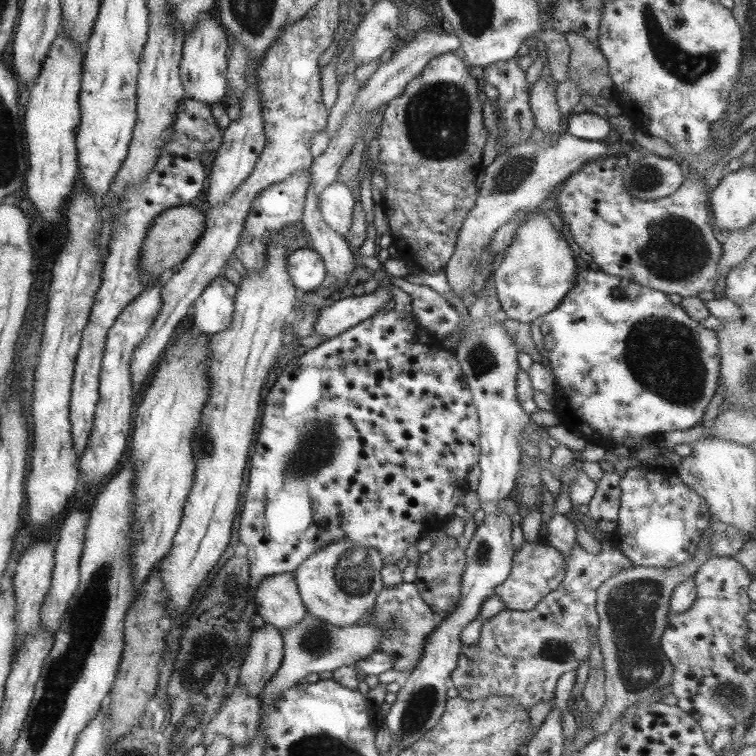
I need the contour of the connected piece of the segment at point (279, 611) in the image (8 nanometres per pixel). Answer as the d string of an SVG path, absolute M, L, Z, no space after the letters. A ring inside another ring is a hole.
M281 572L263 578L253 590L253 598L256 614L279 631L299 622L306 612L293 573Z

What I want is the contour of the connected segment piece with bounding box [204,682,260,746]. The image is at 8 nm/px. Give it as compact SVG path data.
M238 684L218 707L218 712L205 726L205 735L225 736L232 746L247 744L255 738L258 724L259 700L247 694Z

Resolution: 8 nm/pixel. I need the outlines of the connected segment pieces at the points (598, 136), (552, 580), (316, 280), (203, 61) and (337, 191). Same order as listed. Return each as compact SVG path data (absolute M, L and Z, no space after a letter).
M589 111L568 116L565 132L584 141L603 140L609 136L612 138L615 134L606 119Z
M539 542L521 544L521 547L511 556L511 572L509 576L493 588L493 594L503 601L504 608L509 610L528 611L549 591L555 590L564 577L564 557L548 545Z
M305 244L287 255L287 274L299 293L320 288L325 276L330 275L329 267L323 264L321 256Z
M208 15L201 16L200 20L195 22L195 28L184 33L178 74L185 98L211 105L227 97L227 81L223 76L227 69L229 43L230 37L226 31L216 22L212 22Z
M335 180L319 193L316 206L323 222L343 237L347 233L354 210L351 191L342 182Z

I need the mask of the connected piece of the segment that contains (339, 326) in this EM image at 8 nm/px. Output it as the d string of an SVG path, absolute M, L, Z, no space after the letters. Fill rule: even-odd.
M379 285L373 292L335 300L323 308L313 324L313 333L322 340L337 336L344 330L359 324L363 319L391 306L393 296L387 287Z

